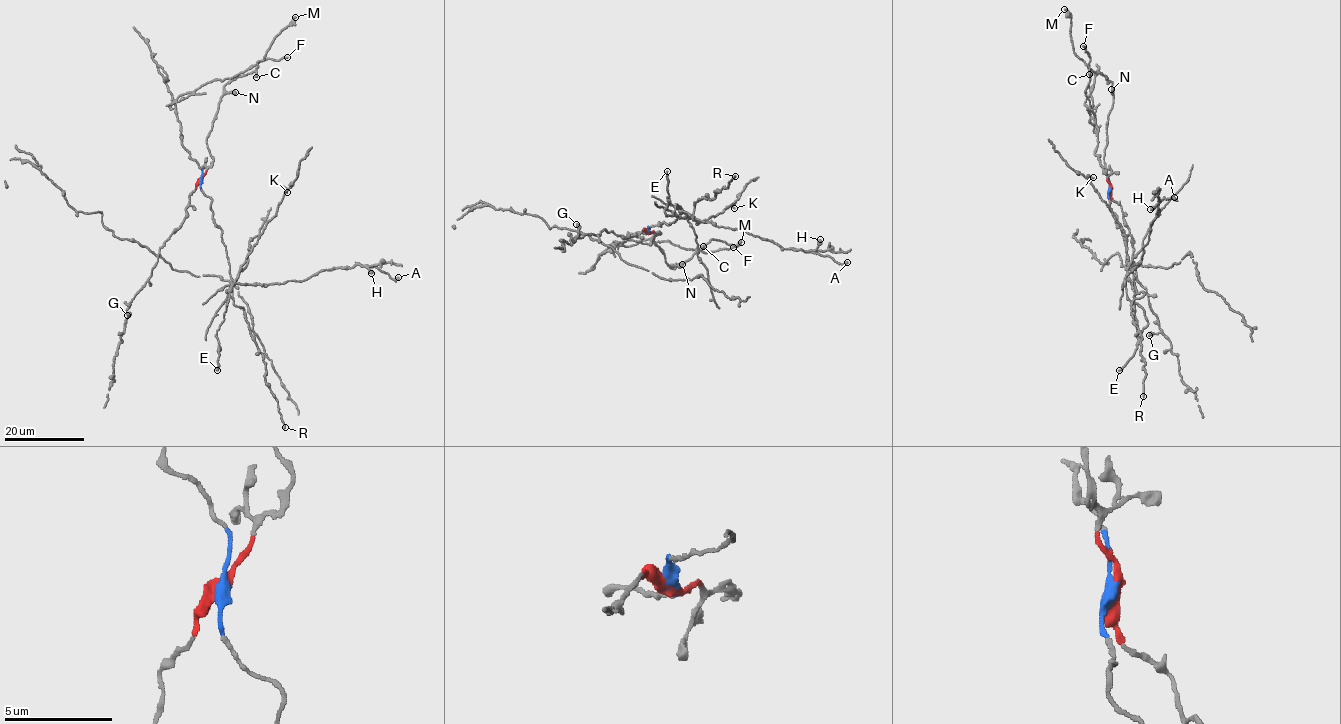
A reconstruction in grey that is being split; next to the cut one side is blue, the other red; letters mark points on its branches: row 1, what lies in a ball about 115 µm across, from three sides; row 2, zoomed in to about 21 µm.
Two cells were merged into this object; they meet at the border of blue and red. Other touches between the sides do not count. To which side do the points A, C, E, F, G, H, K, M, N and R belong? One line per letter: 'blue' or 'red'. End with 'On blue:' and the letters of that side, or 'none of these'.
A: blue
C: red
E: blue
F: blue
G: red
H: blue
K: blue
M: red
N: red
R: blue
On blue: A, E, F, H, K, R

